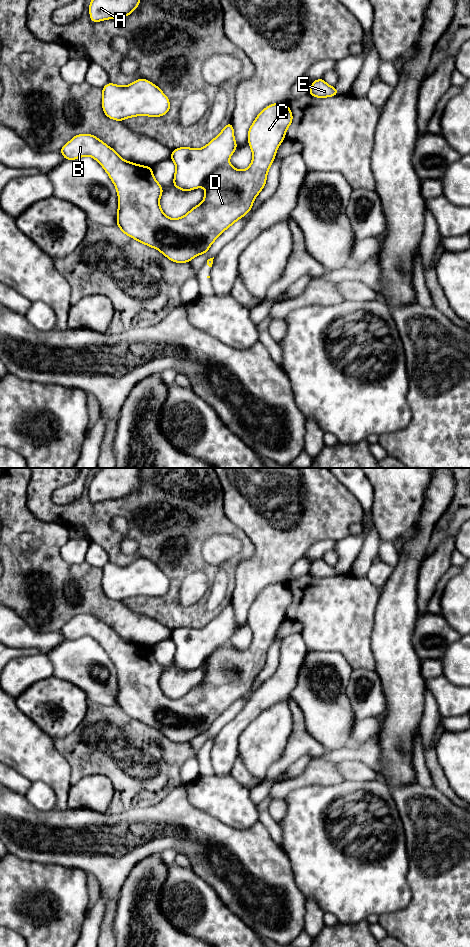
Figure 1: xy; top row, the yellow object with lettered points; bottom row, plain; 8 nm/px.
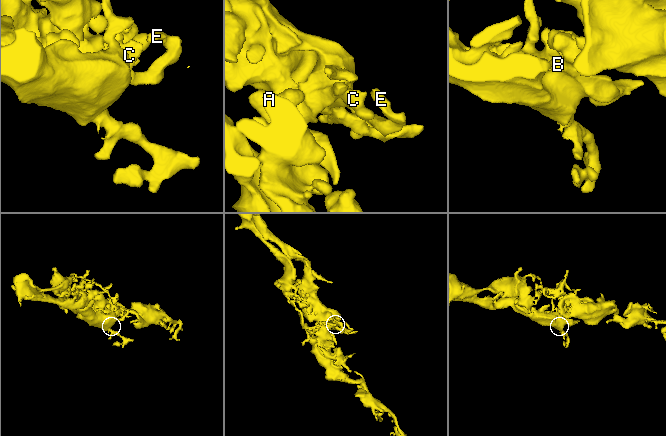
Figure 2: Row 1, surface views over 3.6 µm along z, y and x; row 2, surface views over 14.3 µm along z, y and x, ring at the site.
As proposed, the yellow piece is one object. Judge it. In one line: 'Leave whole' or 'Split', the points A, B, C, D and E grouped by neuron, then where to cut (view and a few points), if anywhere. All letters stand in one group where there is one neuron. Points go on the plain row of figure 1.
Leave whole. Groups: A B C D E. No split

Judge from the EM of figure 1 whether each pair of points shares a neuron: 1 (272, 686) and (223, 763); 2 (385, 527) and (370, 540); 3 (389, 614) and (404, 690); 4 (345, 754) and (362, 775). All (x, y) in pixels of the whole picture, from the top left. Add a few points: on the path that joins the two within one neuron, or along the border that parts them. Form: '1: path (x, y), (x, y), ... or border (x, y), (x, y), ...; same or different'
1: path (256, 705), (232, 730), (225, 744); same
2: border (370, 512), (373, 525), (382, 540); different
3: path (392, 633), (392, 649), (400, 671); same
4: border (337, 764), (345, 760), (359, 760), (372, 769); different

